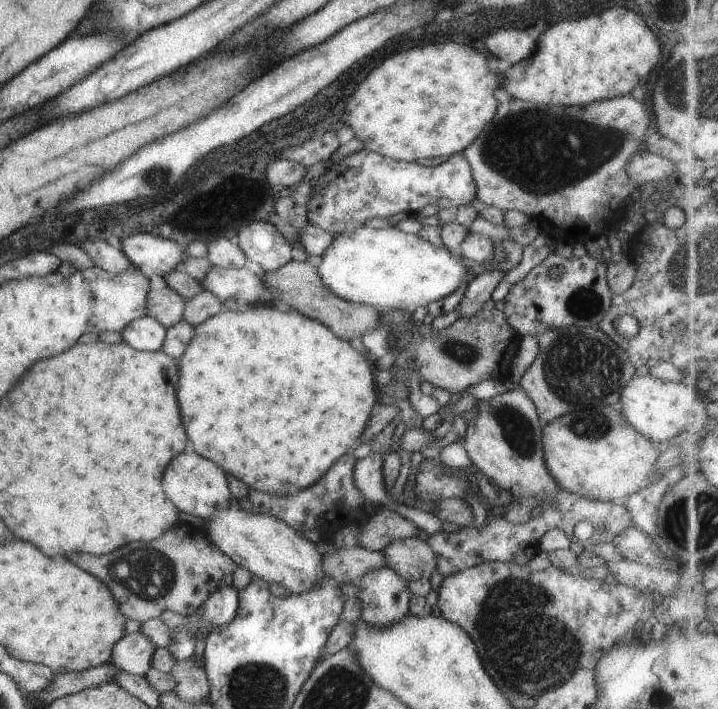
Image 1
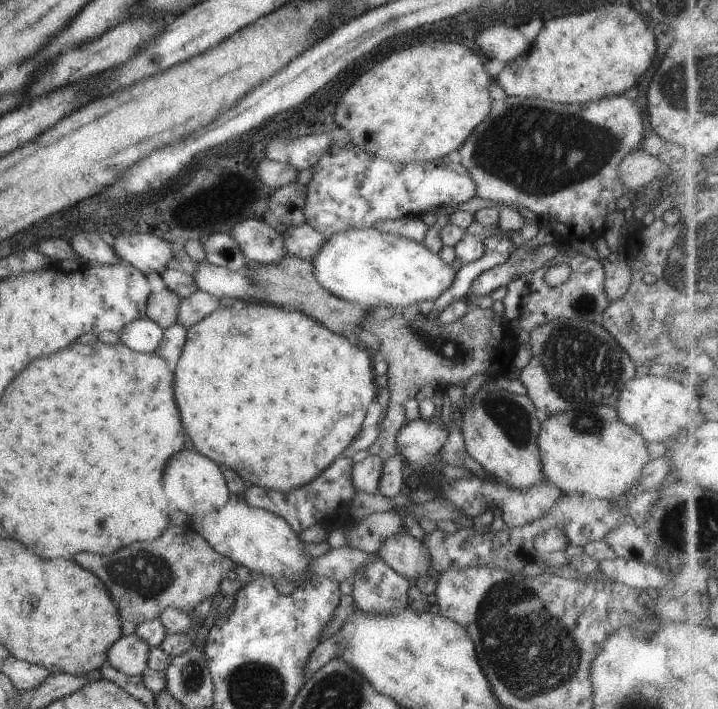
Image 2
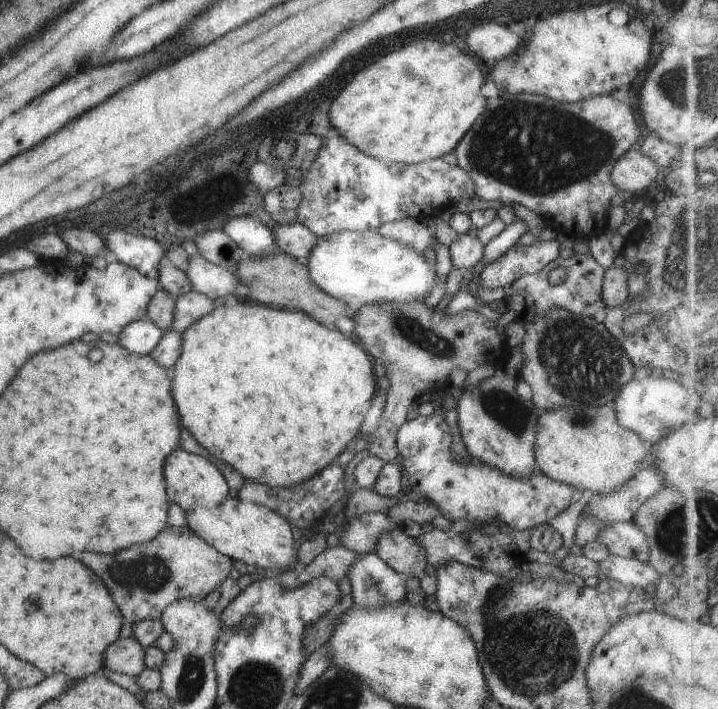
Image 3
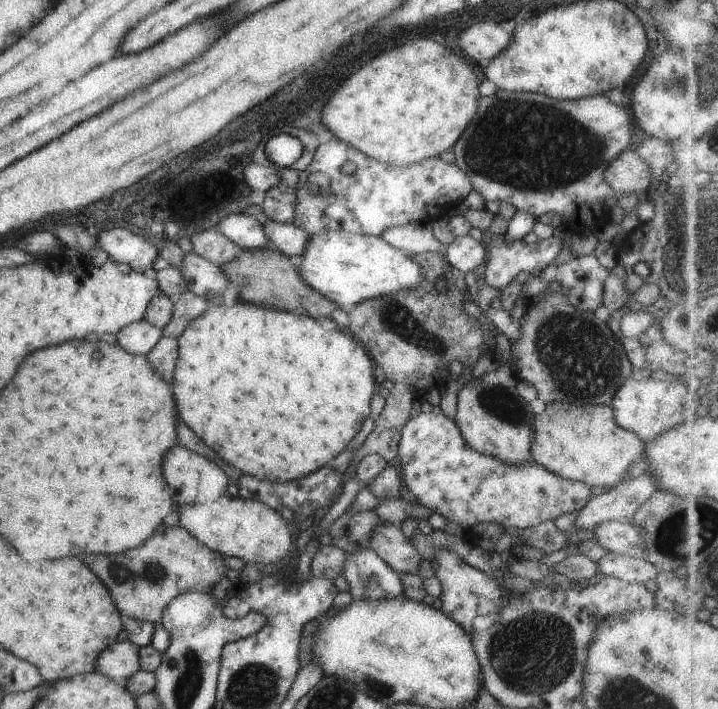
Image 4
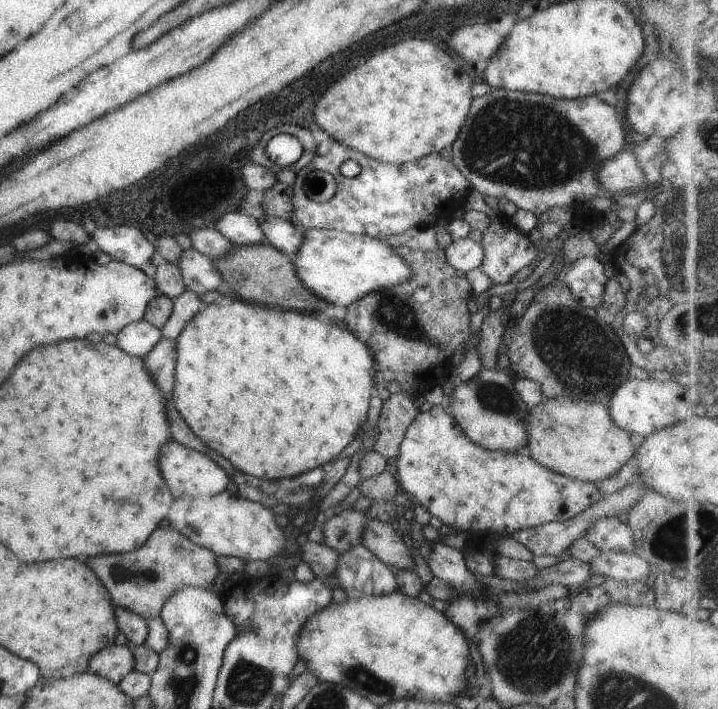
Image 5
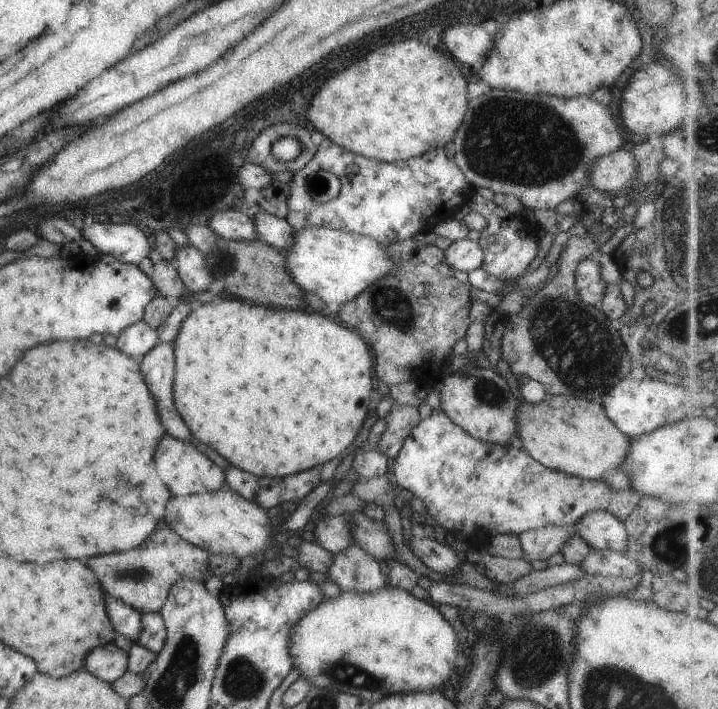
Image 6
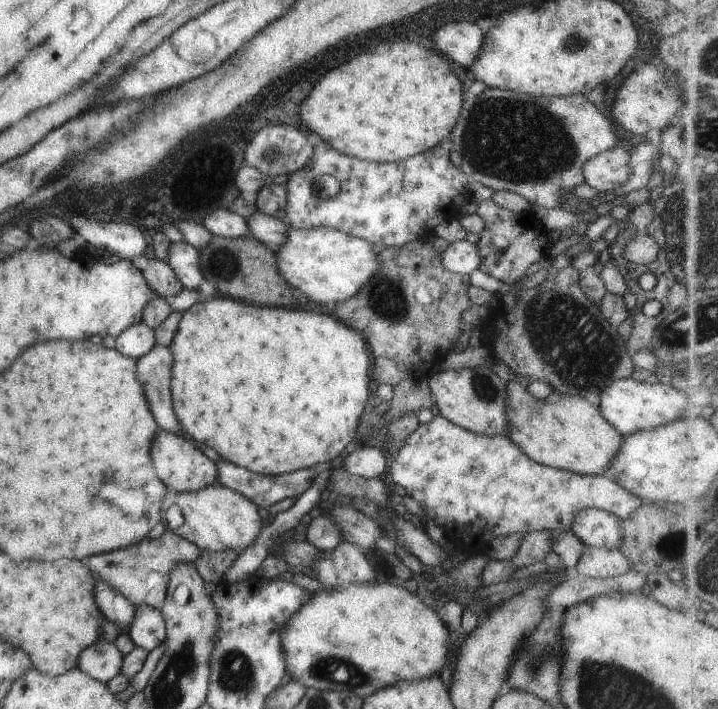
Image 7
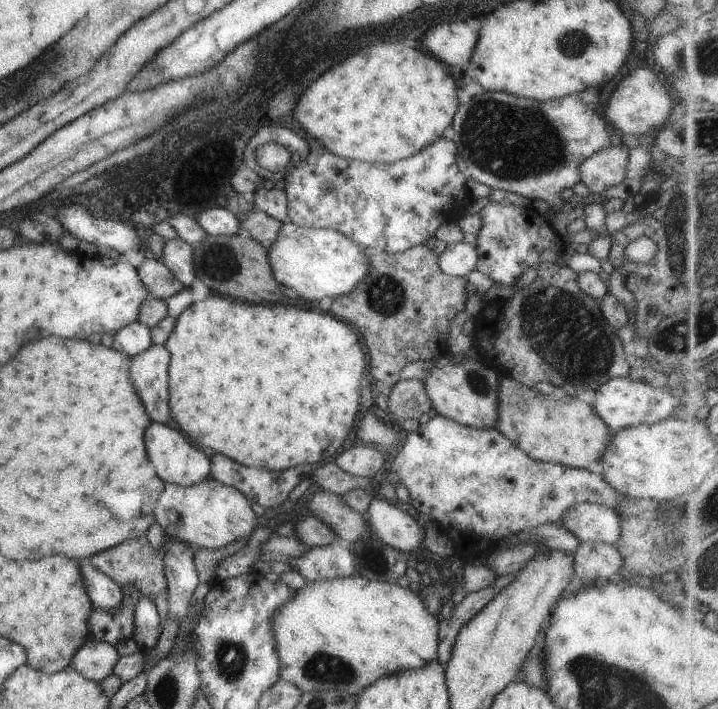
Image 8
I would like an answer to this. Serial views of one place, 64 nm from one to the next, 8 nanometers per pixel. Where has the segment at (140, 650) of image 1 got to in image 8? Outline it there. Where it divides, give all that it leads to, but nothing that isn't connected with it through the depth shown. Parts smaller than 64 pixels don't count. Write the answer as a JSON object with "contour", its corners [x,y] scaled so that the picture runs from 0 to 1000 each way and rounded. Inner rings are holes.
{"contour":[[[124,900],[99,925],[96,939],[118,959],[139,963],[157,948],[157,937],[163,934],[163,928],[163,917],[159,911]]]}

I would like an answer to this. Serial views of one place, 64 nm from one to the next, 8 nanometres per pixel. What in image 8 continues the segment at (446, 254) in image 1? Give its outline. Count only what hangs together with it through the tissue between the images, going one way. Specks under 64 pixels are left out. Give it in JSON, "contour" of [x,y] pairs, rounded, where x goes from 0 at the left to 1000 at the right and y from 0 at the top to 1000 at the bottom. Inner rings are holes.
{"contour":[[[404,312],[391,315],[383,341],[372,350],[372,370],[380,392],[389,399],[414,410],[422,423],[442,426],[447,420],[467,422],[469,417],[486,415],[494,401],[511,386],[511,364],[514,354],[503,351],[500,344],[489,341],[483,333],[454,322],[422,322]]]}

